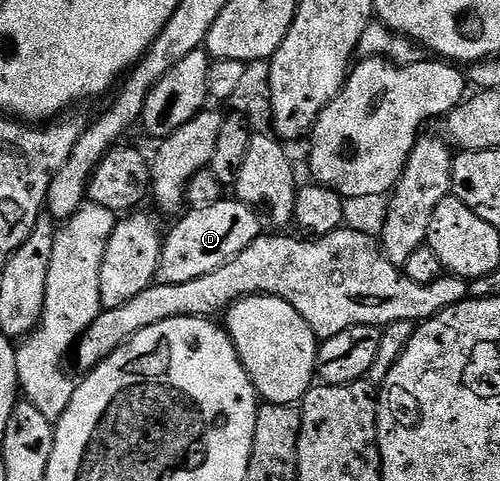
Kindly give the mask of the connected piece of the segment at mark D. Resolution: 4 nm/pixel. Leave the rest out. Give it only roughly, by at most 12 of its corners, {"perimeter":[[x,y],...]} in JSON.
{"perimeter":[[254,207],[187,209],[164,234],[157,281],[188,284],[264,230]]}

